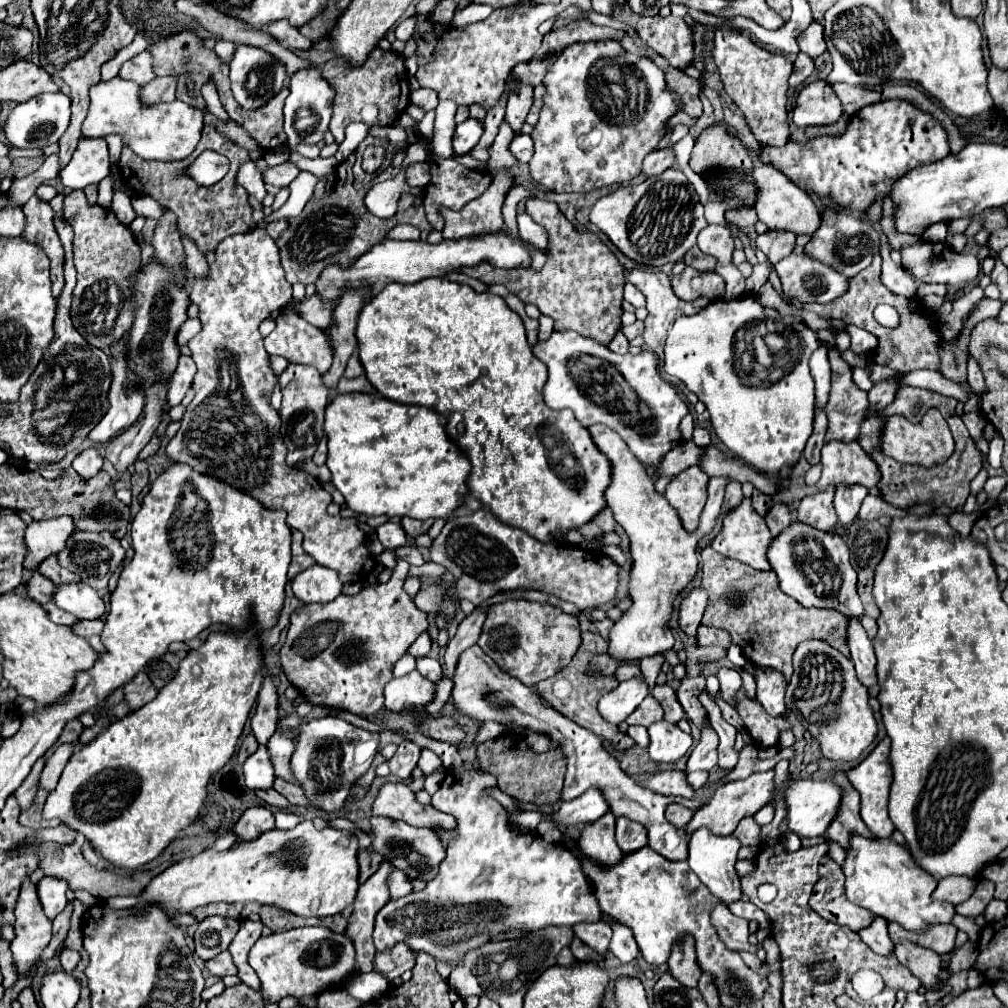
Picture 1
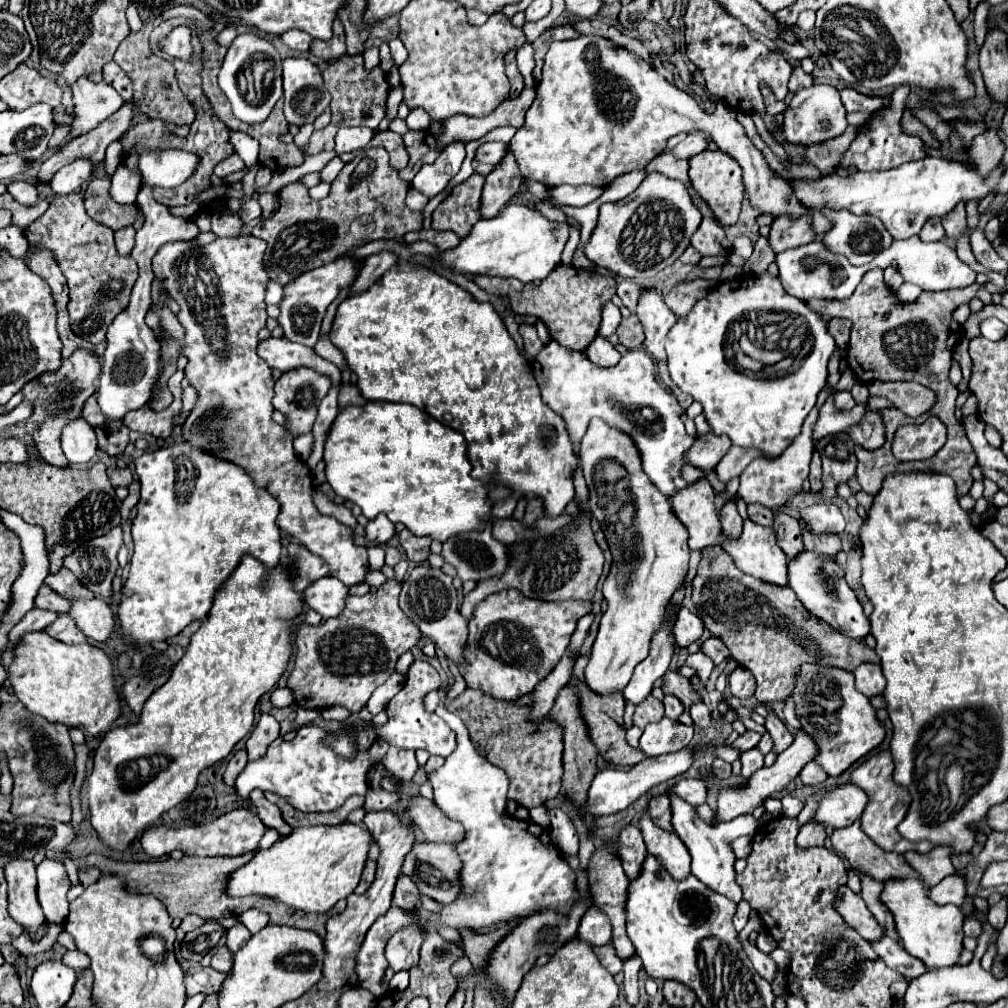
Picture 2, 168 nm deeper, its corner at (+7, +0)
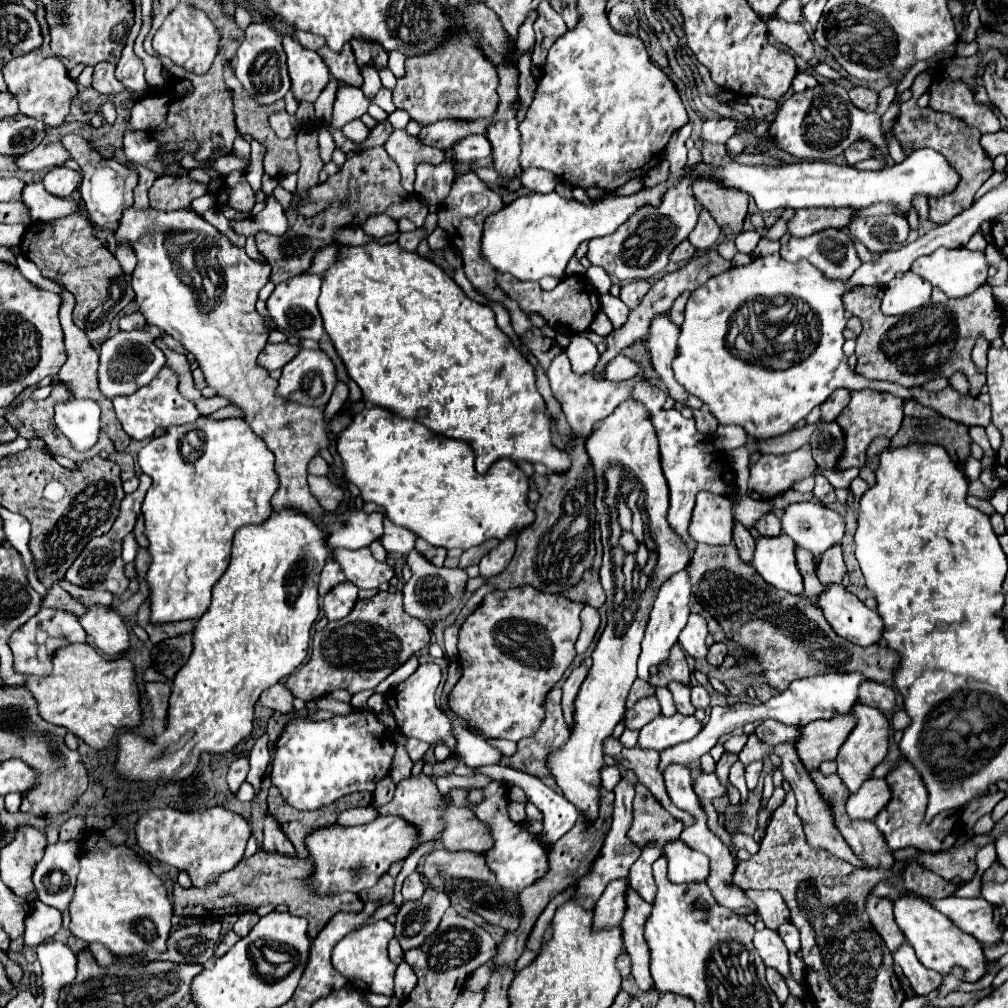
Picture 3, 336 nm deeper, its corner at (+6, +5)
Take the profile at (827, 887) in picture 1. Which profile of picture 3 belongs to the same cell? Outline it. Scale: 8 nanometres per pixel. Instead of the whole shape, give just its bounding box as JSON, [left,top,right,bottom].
[867,896,907,952]

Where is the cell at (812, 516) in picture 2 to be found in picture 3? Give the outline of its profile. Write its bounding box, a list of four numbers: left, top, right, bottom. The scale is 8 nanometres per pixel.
[781,500,845,556]

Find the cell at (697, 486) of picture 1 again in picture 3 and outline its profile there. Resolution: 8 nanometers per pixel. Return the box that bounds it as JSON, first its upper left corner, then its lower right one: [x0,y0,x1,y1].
[689,492,733,546]

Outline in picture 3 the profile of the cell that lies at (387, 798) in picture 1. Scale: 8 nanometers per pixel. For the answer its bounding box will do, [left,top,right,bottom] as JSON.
[441,802,493,854]

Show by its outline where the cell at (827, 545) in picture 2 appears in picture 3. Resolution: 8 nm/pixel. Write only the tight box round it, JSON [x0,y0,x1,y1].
[817,546,847,586]

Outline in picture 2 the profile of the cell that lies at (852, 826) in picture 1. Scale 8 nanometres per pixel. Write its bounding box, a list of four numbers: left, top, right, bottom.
[830,821,918,881]

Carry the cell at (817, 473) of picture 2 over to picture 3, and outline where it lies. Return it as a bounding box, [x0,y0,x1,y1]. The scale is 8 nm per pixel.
[813,476,837,506]

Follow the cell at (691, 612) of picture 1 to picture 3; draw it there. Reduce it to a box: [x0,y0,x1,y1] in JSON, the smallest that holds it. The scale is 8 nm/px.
[679,614,709,660]

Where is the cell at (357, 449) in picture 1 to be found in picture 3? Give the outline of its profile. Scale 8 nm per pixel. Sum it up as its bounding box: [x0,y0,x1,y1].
[337,408,535,548]

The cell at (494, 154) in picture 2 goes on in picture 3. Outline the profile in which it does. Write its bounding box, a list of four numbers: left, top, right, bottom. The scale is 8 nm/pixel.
[449,136,491,164]

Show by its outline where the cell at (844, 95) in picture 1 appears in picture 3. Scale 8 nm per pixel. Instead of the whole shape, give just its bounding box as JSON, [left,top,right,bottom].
[849,86,879,112]

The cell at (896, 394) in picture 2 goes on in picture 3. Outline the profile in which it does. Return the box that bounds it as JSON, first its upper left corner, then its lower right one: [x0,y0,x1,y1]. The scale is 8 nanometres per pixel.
[911,388,991,426]

